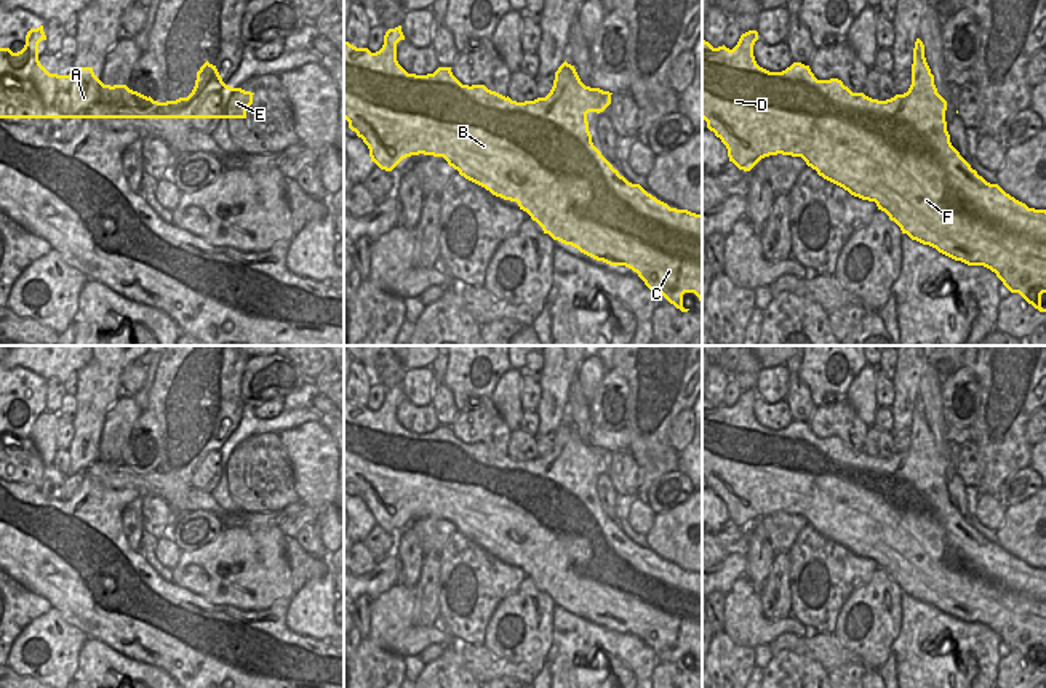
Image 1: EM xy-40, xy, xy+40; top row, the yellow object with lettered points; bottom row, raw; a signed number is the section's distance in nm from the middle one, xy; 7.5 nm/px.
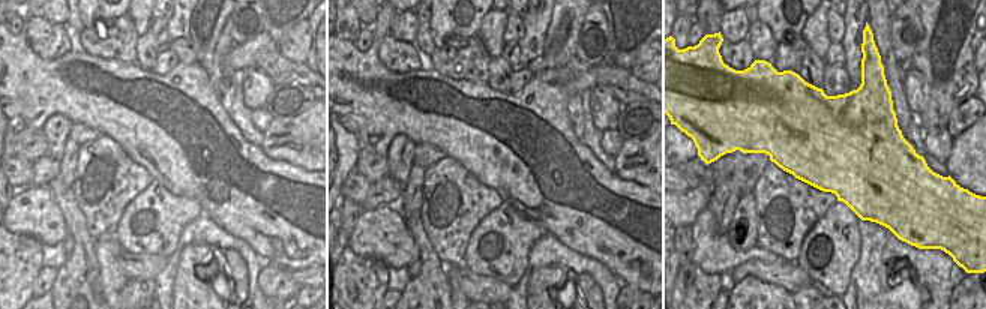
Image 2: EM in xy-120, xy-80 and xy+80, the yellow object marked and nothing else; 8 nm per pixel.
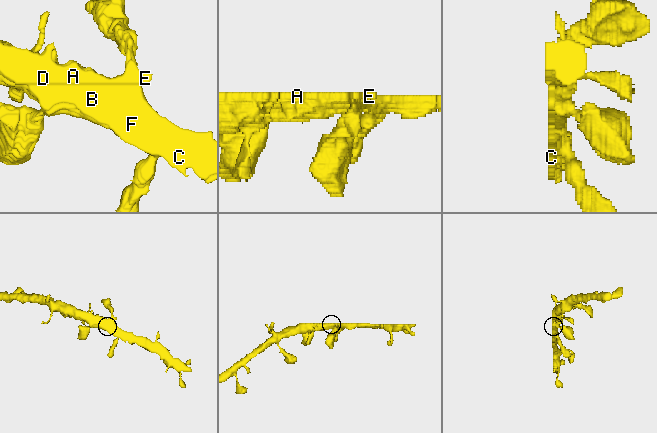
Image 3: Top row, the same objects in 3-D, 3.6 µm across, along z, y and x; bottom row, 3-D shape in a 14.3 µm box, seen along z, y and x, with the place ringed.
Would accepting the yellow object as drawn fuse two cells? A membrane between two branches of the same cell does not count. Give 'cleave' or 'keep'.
keep

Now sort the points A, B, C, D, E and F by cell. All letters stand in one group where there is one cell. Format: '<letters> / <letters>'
A B C D E F

